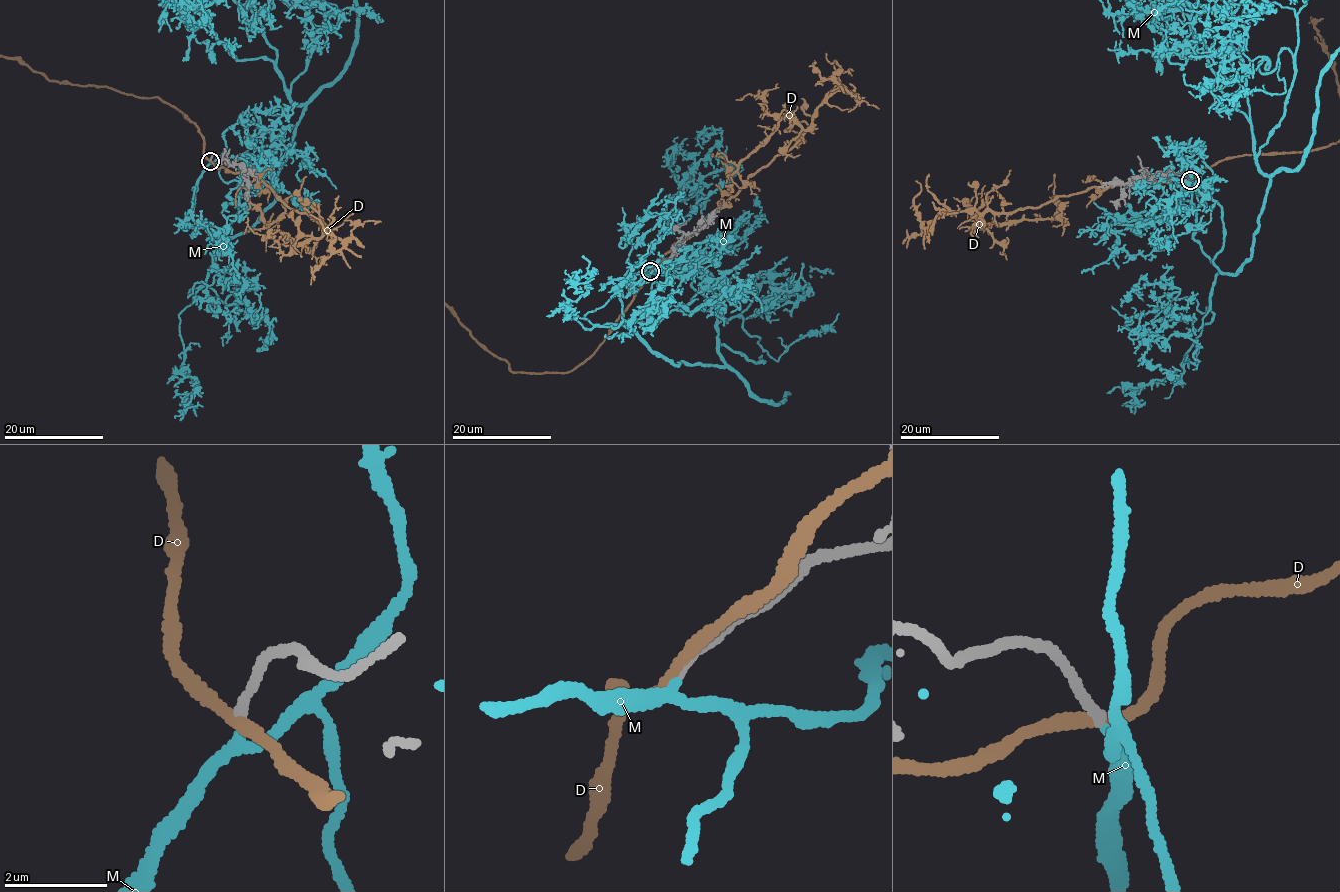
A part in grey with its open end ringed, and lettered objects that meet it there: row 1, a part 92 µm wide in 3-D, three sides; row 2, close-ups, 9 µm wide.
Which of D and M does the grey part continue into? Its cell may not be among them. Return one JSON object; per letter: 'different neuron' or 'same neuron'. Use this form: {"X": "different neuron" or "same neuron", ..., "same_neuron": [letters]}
{"D": "different neuron", "M": "same neuron", "same_neuron": ["M"]}

